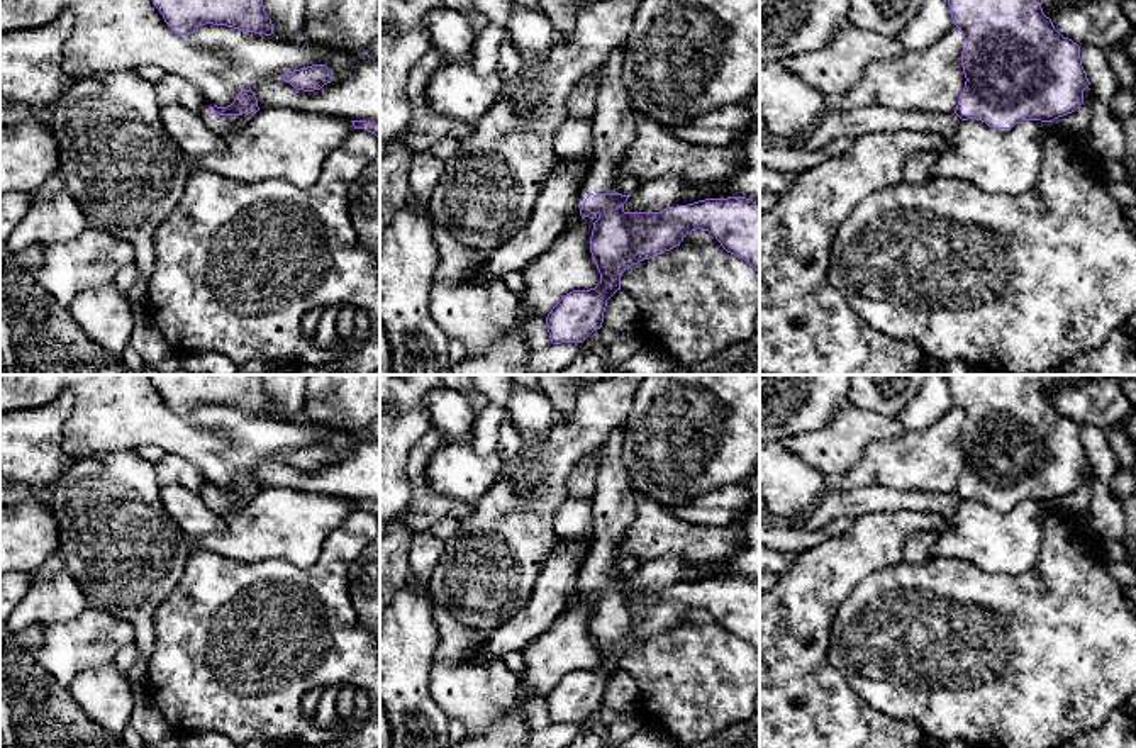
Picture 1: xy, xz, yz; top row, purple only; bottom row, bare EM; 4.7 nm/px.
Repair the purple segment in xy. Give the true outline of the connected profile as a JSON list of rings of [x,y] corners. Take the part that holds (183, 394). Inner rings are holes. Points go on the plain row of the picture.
[[[151,375],[164,402],[178,416],[190,416],[205,404],[227,405],[244,412],[273,414],[265,392],[265,375]]]

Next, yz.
[[[946,375],[951,399],[966,419],[966,427],[961,433],[961,446],[966,461],[955,492],[905,492],[880,485],[841,490],[836,482],[827,480],[824,494],[805,521],[797,517],[778,517],[766,511],[760,514],[760,526],[788,526],[794,529],[817,531],[843,516],[858,521],[866,512],[895,512],[902,509],[939,514],[951,519],[960,504],[968,499],[982,500],[995,509],[1011,509],[1022,500],[1053,502],[1058,497],[1075,492],[1083,483],[1083,470],[1090,461],[1082,446],[1080,426],[1072,419],[1063,417],[1055,409],[1051,399],[1043,394],[1043,377],[1044,375]]]

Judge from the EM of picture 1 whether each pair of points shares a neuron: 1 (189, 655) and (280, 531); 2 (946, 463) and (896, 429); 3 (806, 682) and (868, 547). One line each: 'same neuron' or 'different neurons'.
1: different neurons
2: different neurons
3: same neuron

